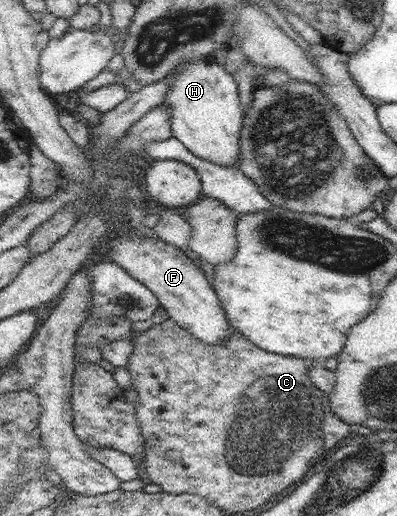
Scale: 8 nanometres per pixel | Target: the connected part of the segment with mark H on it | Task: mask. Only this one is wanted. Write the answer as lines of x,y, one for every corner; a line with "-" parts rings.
212,57
187,63
175,75
165,103
172,112
173,134
196,155
223,166
239,165
247,109
239,81
226,65
220,65

